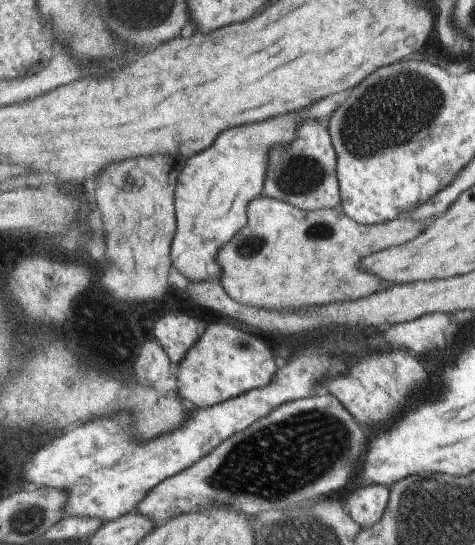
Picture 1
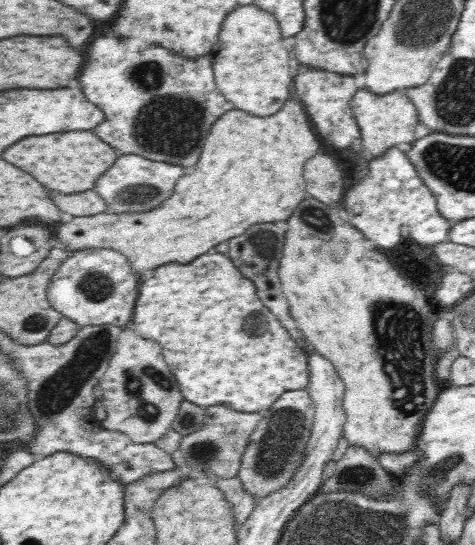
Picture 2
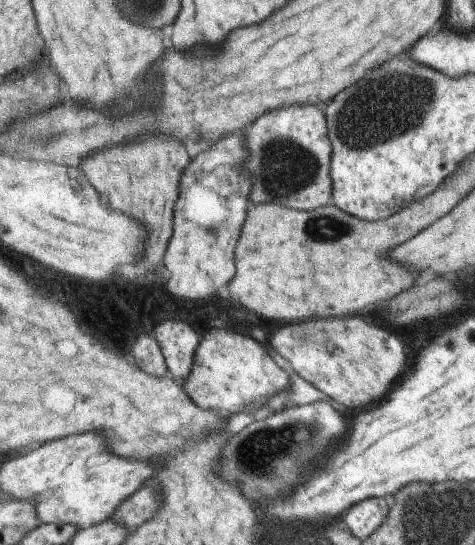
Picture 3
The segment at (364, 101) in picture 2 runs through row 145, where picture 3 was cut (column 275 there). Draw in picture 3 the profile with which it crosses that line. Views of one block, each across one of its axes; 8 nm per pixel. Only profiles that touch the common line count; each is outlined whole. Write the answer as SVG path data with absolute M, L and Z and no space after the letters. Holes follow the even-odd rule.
M213 328L205 334L195 358L195 368L189 380L185 380L187 392L203 410L219 412L225 416L247 414L253 416L263 408L269 408L281 394L293 394L293 382L289 374L265 352L265 348L245 336L245 332Z

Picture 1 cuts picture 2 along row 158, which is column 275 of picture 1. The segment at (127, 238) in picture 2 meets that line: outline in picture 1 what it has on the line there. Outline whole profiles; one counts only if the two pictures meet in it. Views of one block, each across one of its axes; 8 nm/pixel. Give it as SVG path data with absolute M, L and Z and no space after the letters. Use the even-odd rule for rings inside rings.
M261 196L253 200L253 204L249 204L249 224L245 226L245 230L221 250L221 268L225 270L221 284L225 286L227 294L233 300L249 308L261 308L261 310L281 308L279 312L289 312L287 308L305 308L305 306L323 308L321 304L329 306L329 304L357 302L361 298L369 298L381 292L383 288L387 288L387 284L379 276L373 276L373 272L365 272L361 264L377 252L385 252L389 248L409 244L421 232L425 232L427 224L429 222L413 220L407 214L393 222L363 226L353 218L349 218L341 208L305 212L283 200Z

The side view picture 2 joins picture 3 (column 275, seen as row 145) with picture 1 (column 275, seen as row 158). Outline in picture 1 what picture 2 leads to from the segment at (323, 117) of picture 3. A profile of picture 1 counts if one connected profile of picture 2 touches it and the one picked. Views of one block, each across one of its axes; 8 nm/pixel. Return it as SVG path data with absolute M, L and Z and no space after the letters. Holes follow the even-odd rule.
M305 118L295 140L287 146L275 146L269 154L269 176L265 178L265 196L283 200L305 212L341 208L341 182L337 178L339 156L333 146L333 134L321 120Z

